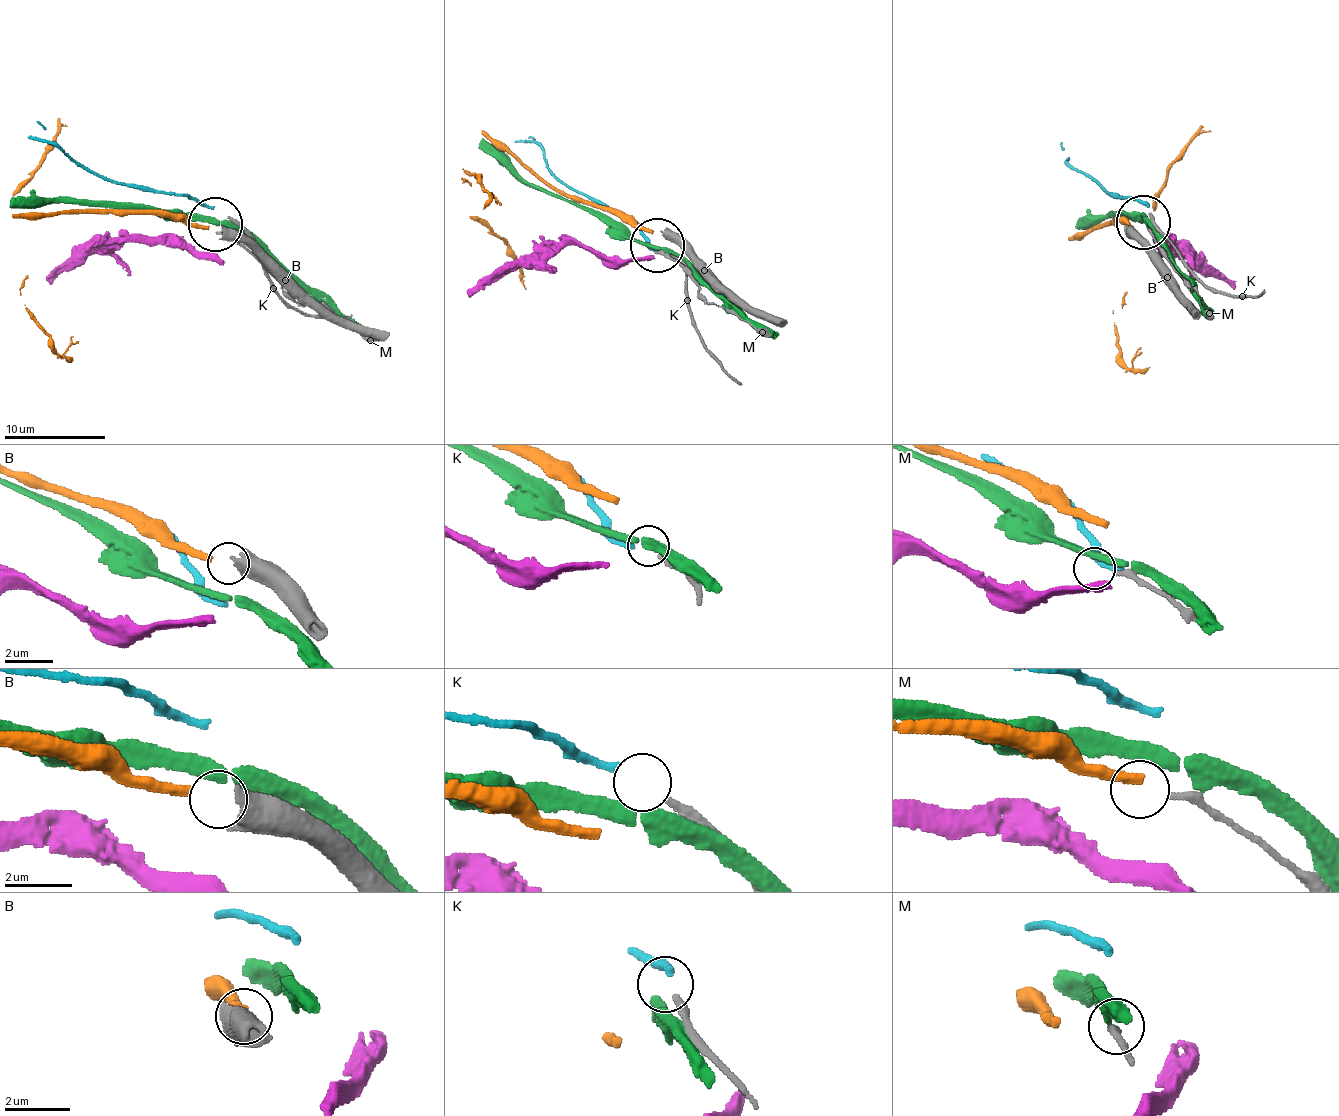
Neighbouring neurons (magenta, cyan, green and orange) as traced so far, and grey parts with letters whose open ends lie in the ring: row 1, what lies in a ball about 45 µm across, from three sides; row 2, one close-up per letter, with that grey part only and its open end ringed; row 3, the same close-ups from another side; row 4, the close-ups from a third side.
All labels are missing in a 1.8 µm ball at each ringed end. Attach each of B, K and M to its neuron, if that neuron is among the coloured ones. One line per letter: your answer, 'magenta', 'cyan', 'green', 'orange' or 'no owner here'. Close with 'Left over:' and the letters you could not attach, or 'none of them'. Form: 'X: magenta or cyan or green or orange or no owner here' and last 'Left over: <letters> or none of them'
B: no owner here
K: no owner here
M: no owner here
Left over: B, K, M

